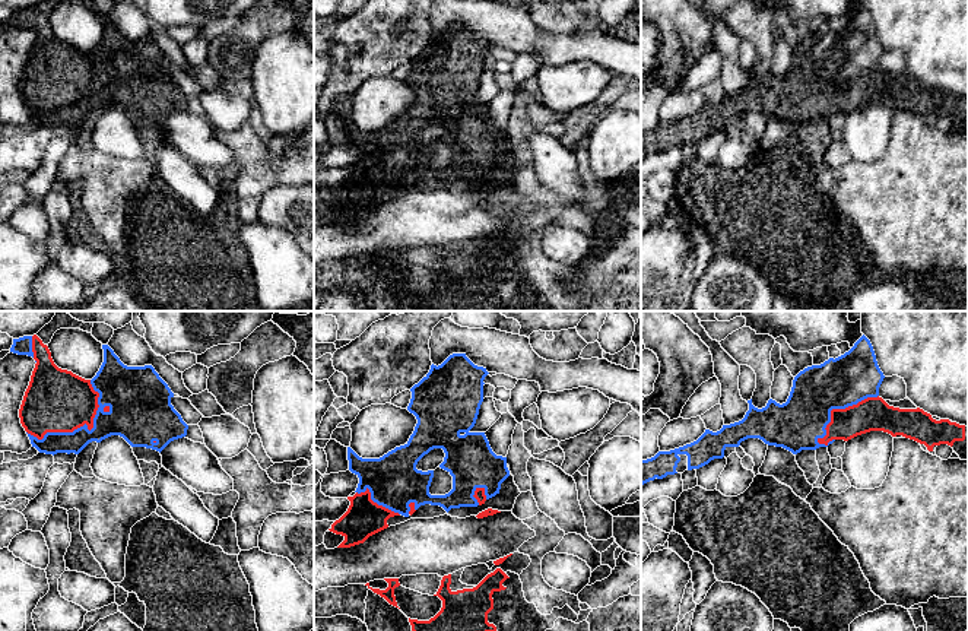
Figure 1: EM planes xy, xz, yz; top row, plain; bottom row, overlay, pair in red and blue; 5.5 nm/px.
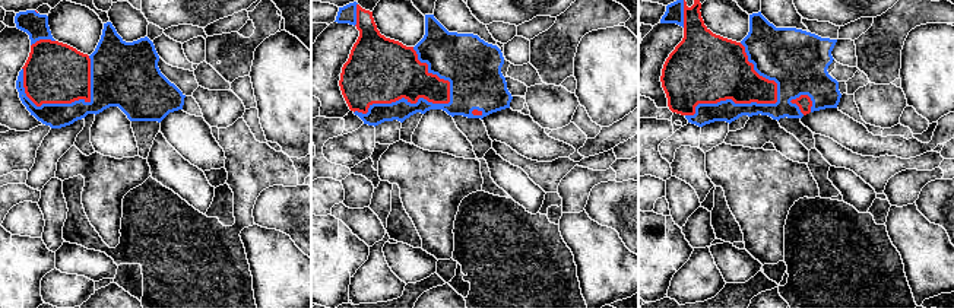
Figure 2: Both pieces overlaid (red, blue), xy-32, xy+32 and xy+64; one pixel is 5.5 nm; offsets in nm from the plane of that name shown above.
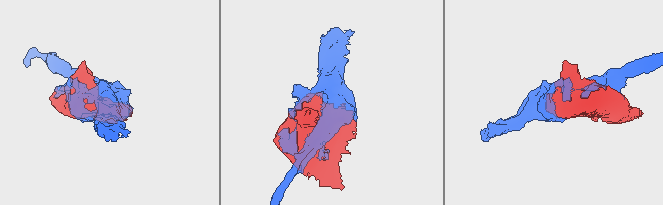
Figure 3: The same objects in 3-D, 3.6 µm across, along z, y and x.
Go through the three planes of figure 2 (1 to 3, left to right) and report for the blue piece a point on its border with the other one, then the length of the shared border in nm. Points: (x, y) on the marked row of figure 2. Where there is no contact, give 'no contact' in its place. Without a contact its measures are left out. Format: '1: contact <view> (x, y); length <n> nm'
1: contact xy-32 (46, 102); length 420 nm
2: contact xy+32 (409, 101); length 550 nm
3: contact xy+64 (737, 102); length 550 nm

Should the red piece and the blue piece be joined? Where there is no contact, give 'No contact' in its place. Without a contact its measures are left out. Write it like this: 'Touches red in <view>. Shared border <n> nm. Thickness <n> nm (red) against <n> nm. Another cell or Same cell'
Touches red in xy. Shared border 460 nm. Thickness 360 nm (red) against 220 nm. Same cell

